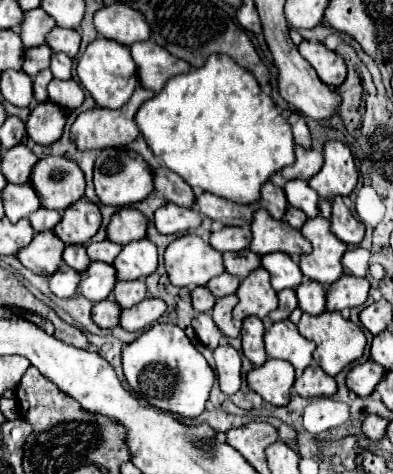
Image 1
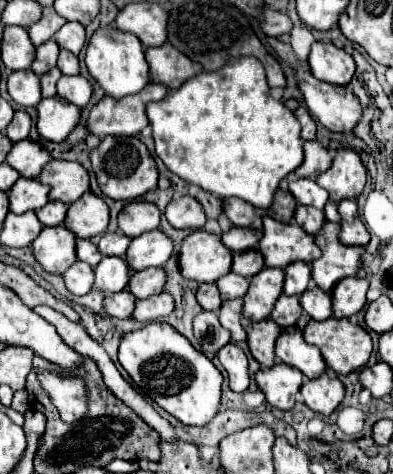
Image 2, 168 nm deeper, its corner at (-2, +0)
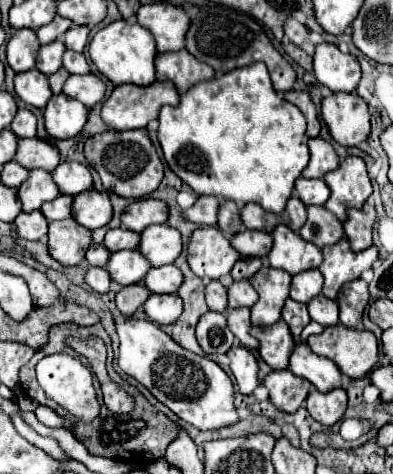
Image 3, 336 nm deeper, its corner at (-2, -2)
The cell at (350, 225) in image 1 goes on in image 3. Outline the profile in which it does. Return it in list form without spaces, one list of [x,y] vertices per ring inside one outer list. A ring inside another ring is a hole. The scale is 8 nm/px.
[[[348,210],[348,220],[344,222],[344,232],[346,238],[350,240],[350,248],[354,252],[366,250],[372,246],[372,224],[374,224],[376,212],[366,212],[366,210]]]

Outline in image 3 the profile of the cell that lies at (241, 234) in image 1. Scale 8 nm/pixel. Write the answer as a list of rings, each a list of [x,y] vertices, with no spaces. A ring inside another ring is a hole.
[[[242,230],[242,232],[234,234],[230,242],[232,242],[234,250],[238,250],[240,256],[244,256],[244,258],[254,258],[254,256],[264,258],[270,252],[272,236],[268,232]]]

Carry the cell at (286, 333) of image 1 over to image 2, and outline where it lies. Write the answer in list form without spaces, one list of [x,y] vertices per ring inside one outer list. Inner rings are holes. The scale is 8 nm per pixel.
[[[290,326],[282,332],[276,342],[276,358],[288,366],[298,368],[306,378],[318,378],[322,372],[326,372],[326,362],[320,350],[306,344],[298,326]]]

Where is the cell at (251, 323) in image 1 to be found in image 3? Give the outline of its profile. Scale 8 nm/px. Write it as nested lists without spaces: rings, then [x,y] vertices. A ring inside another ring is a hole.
[[[278,320],[272,326],[256,326],[252,328],[252,336],[260,342],[258,354],[272,370],[284,370],[286,358],[294,348],[294,338],[286,326],[286,322]]]

